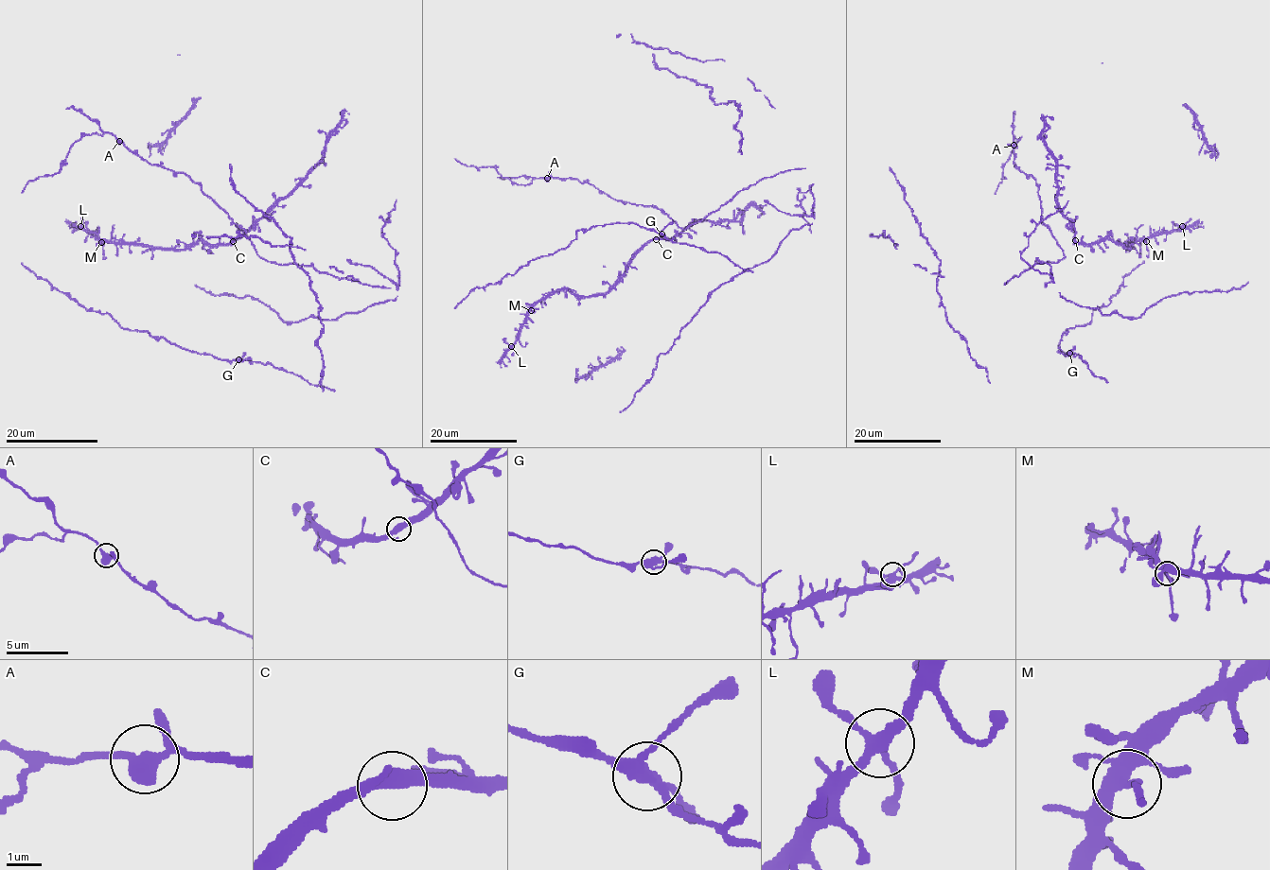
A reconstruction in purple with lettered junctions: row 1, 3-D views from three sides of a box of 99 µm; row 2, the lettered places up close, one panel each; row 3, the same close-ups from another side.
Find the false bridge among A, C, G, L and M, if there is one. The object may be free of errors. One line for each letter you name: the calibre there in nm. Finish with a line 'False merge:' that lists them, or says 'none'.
False merge: none

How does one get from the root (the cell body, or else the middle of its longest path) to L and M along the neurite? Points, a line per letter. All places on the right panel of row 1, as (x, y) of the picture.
L: (1075, 237), (1076, 242), (1087, 244), (1111, 239), (1130, 248), (1126, 242), (1175, 231), (1182, 226)
M: (1075, 237), (1076, 242), (1087, 244), (1111, 239), (1124, 248), (1132, 245), (1126, 242), (1146, 241)

